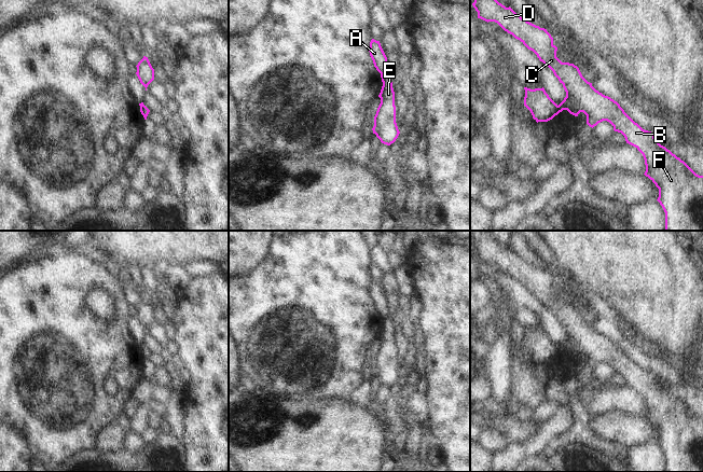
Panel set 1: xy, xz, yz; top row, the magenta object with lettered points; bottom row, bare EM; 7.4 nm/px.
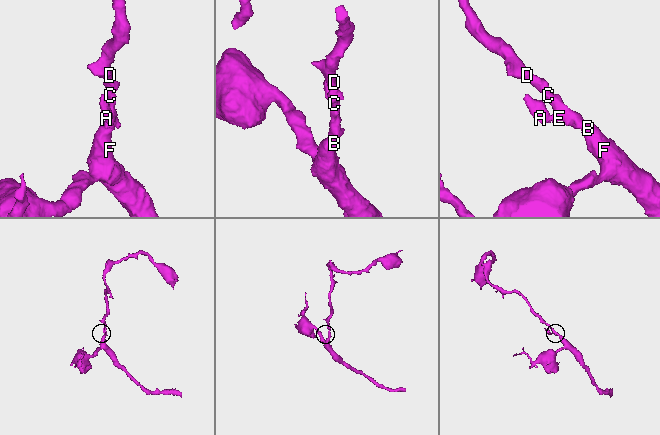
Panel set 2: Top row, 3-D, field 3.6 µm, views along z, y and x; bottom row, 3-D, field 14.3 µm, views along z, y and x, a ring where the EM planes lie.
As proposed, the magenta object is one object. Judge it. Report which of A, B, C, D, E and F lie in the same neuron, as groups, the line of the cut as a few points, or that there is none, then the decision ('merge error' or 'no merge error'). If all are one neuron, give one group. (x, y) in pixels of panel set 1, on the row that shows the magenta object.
A / B C D E F; cut in xz along (387, 74), (382, 79); merge error

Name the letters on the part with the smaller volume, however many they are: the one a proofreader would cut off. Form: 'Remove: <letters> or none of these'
Remove: A

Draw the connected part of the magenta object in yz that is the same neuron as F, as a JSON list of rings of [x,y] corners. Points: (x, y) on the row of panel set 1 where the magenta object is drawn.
[[[474,0],[472,5],[478,12],[478,18],[487,23],[497,23],[505,31],[533,51],[539,60],[553,71],[566,92],[566,97],[559,105],[560,112],[567,110],[575,116],[583,112],[587,115],[587,124],[592,128],[603,121],[609,122],[615,131],[624,136],[626,143],[635,147],[643,154],[646,165],[644,175],[659,189],[657,200],[665,212],[665,231],[703,231],[703,176],[697,175],[684,161],[661,145],[654,135],[635,123],[617,101],[596,91],[592,83],[582,77],[577,66],[562,63],[556,57],[557,47],[553,44],[553,38],[547,29],[527,22],[510,6],[506,8],[497,0]]]

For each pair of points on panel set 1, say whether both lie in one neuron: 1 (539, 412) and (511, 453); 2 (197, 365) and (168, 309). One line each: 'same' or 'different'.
1: different
2: different

